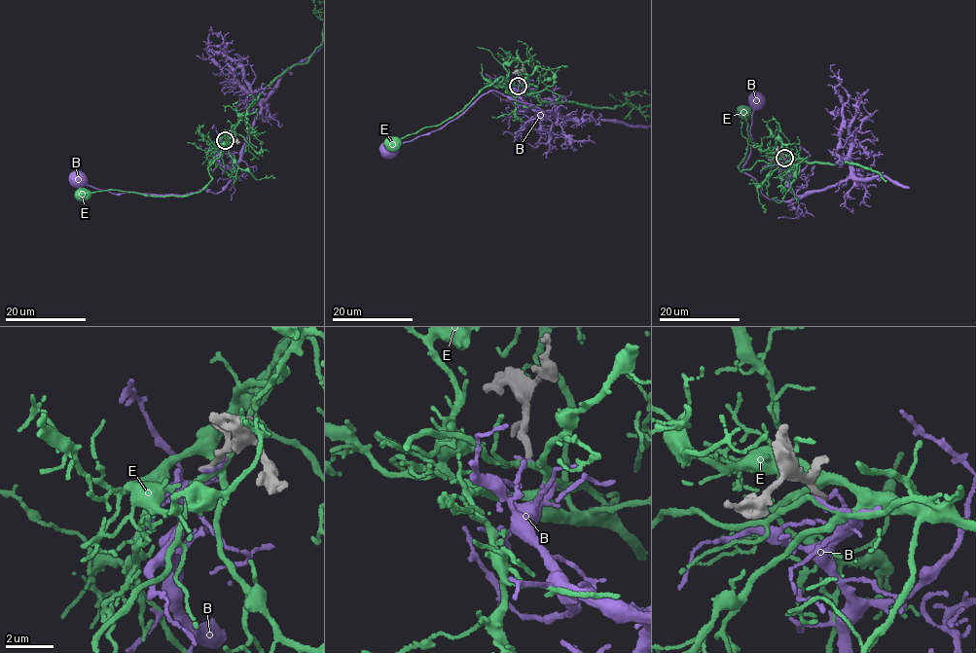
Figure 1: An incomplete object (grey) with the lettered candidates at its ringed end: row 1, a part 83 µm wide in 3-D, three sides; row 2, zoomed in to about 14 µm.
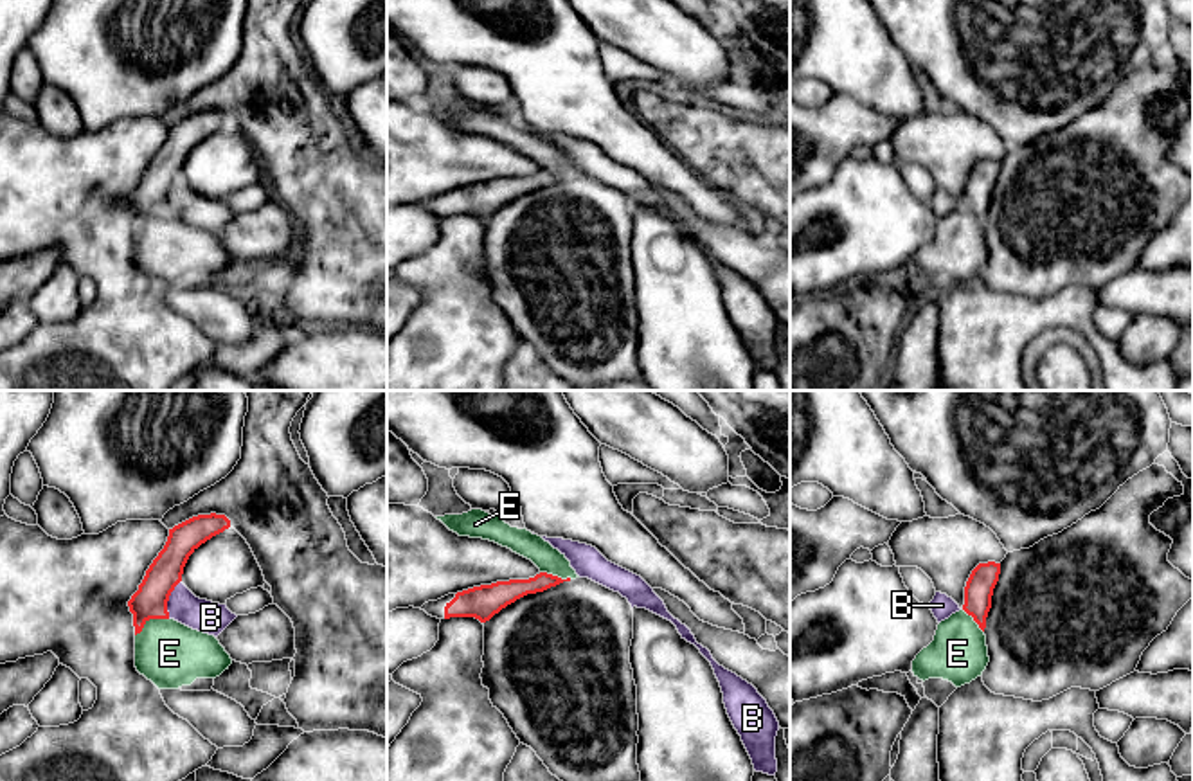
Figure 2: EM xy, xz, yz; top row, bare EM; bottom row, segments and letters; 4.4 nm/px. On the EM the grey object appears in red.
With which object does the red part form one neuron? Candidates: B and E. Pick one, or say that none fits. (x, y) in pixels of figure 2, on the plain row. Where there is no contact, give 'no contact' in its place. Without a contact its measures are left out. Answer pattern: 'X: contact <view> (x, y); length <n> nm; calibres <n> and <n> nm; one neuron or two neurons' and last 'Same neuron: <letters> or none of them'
B: contact xy (168, 197); length 190 nm; calibres 160 and 140 nm; two neurons
E: contact xy (150, 215); length 170 nm; calibres 160 and 300 nm; two neurons
Same neuron: none of them

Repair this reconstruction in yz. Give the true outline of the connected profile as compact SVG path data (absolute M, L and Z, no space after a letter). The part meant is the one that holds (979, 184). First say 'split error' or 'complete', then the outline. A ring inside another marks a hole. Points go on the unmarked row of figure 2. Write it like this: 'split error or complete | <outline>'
complete | M988 158L979 160L964 184L964 202L963 207L973 214L979 225L984 229L986 214L991 205L993 185L999 178L1000 160Z

